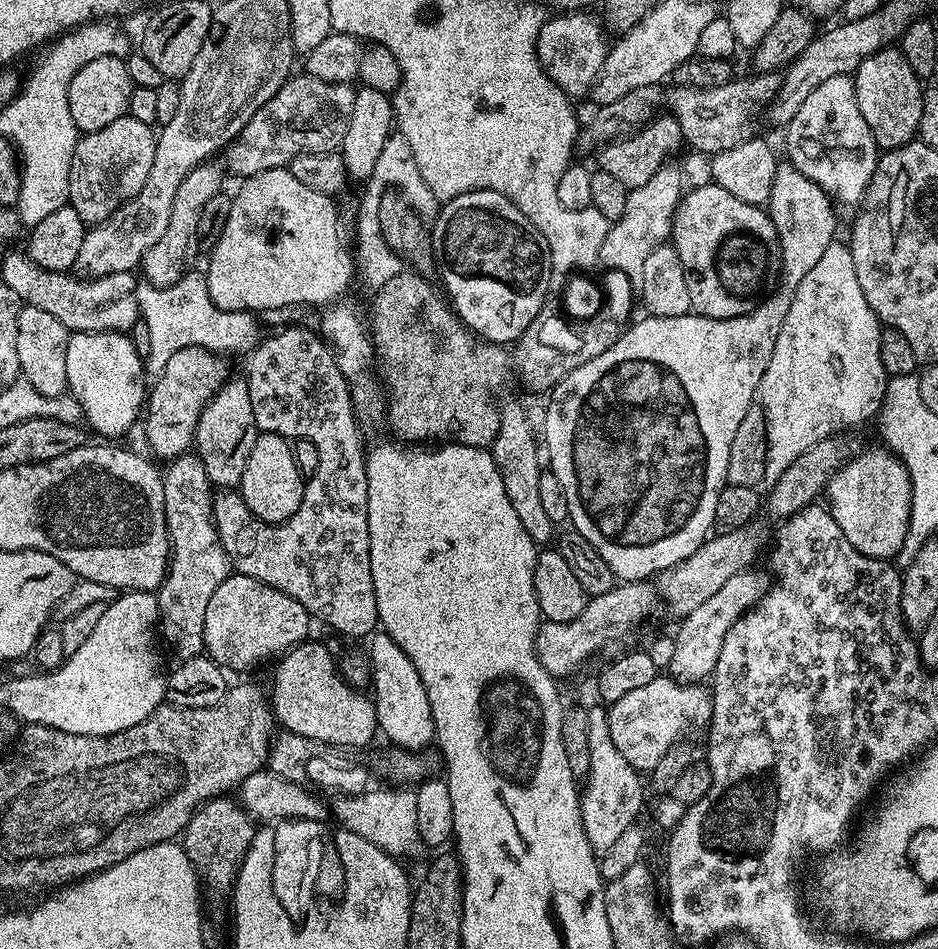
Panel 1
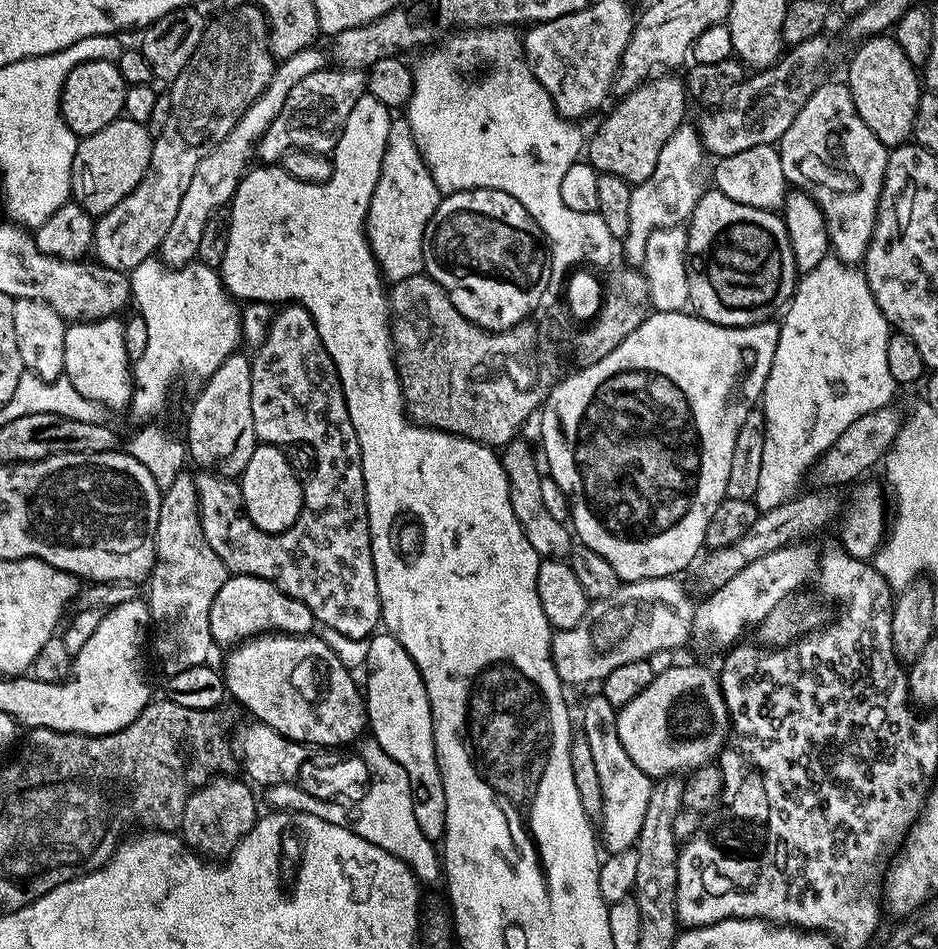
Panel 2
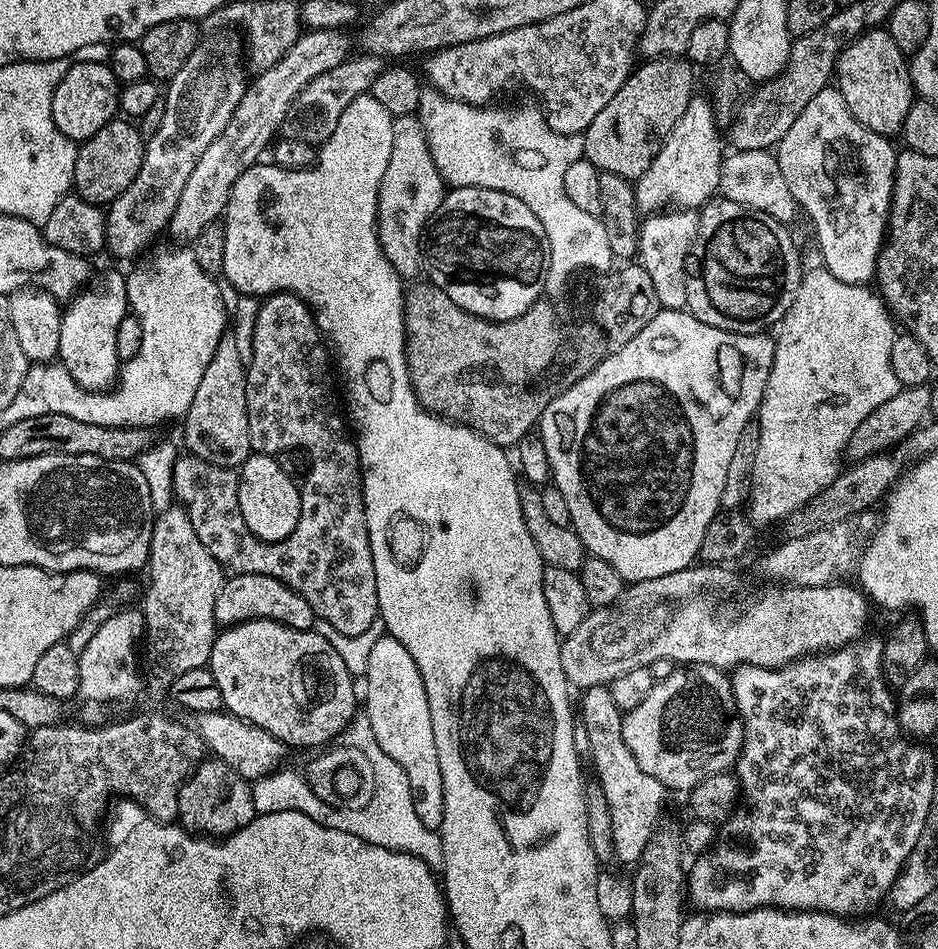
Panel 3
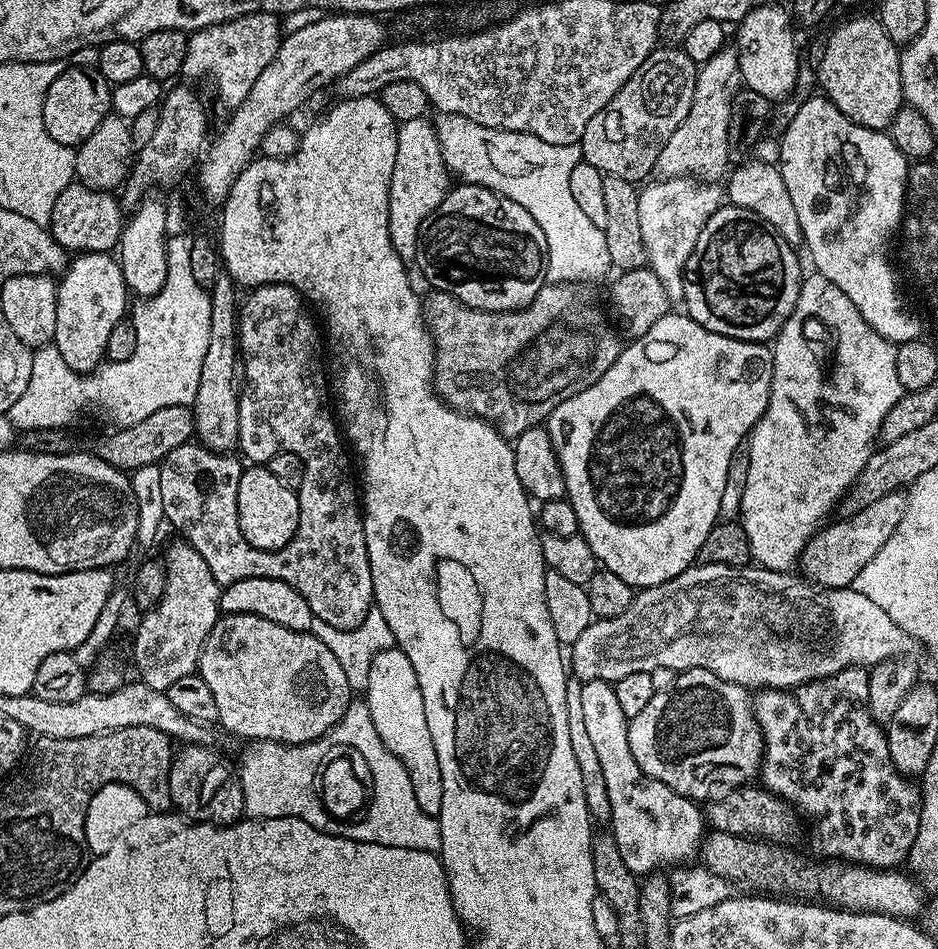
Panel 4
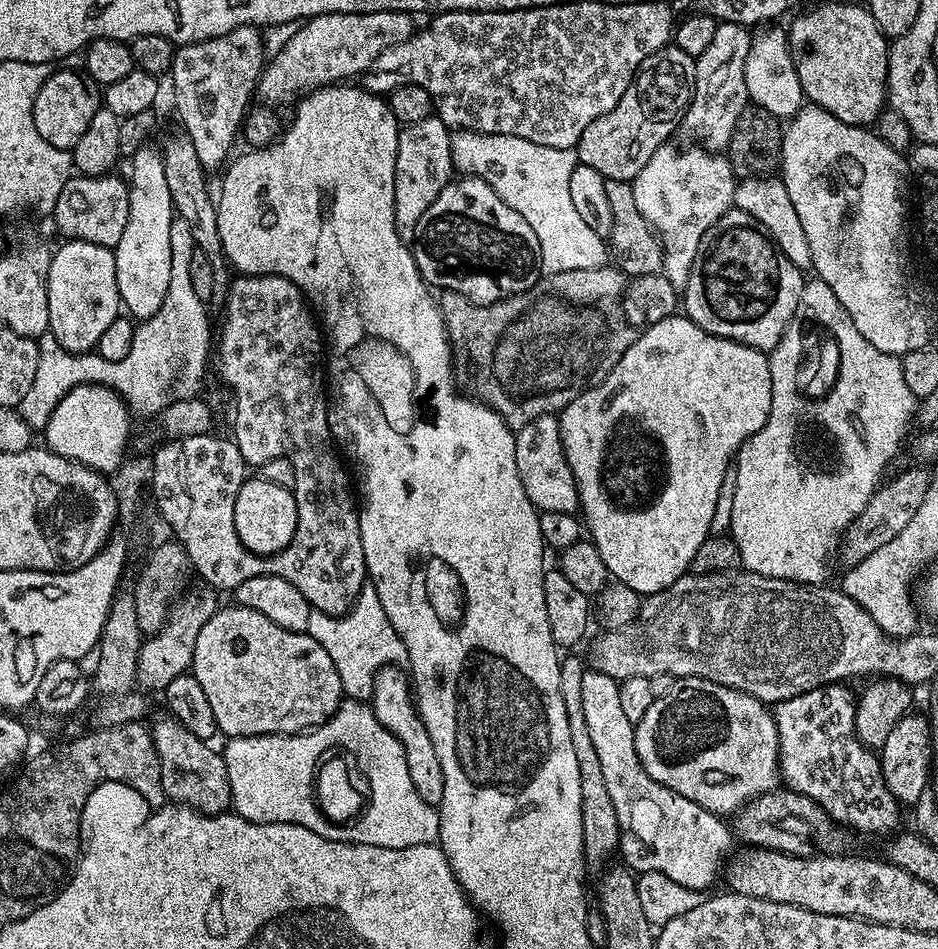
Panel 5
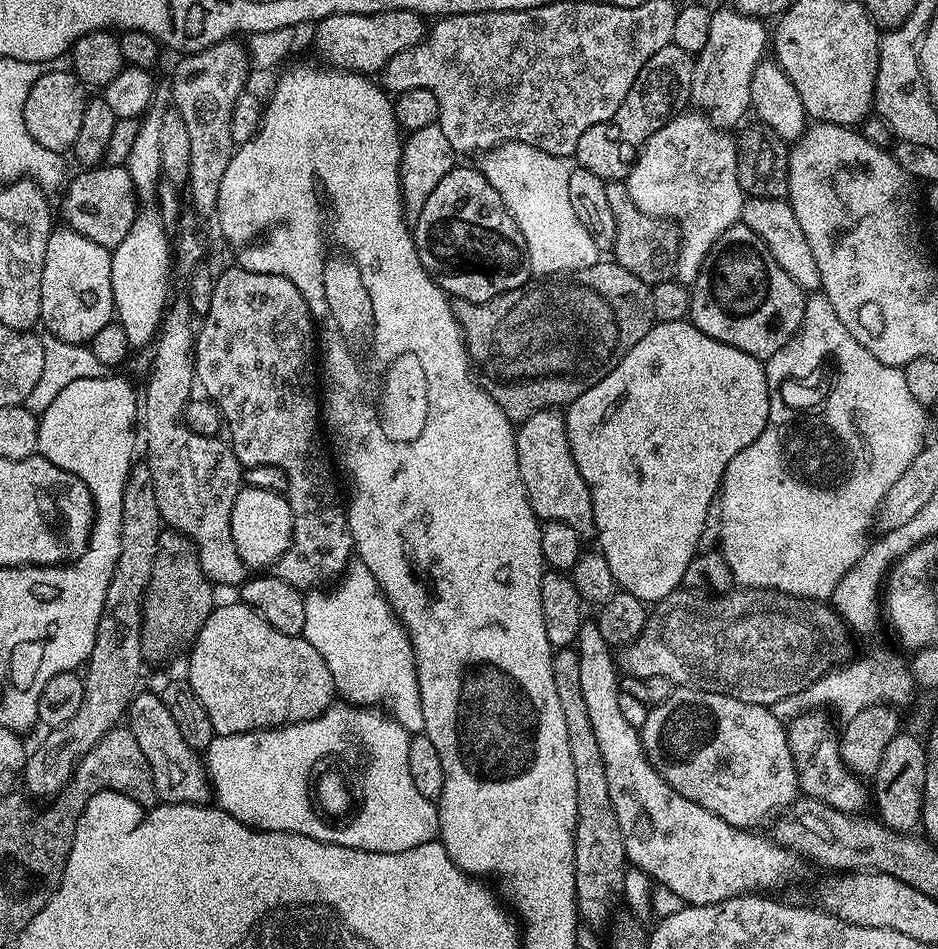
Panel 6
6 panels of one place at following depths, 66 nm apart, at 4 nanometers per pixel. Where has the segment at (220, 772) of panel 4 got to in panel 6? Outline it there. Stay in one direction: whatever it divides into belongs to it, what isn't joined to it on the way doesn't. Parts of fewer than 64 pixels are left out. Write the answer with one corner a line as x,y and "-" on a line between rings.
137,691
128,703
126,727
130,734
134,734
138,746
142,746
142,754
146,754
157,797
166,804
207,805
213,799
213,794
201,753
191,748
186,738
182,738
182,730
178,730
174,718
170,718
170,710
166,710
160,695
155,691
144,691

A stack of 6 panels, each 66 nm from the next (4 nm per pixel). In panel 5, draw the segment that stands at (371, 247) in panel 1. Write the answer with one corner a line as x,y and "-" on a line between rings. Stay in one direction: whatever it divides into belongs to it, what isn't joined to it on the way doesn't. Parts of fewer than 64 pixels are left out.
435,114
427,116
421,122
403,125
400,129
398,154
395,156
395,228
407,244
416,236
418,221
430,208
431,202
451,183
454,174
451,133
451,129

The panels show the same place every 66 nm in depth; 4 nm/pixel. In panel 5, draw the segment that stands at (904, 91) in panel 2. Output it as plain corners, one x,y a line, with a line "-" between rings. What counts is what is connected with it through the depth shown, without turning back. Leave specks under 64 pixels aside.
820,4
804,12
792,28
787,29
788,45
798,70
798,82
802,82
804,98
808,104
816,104
822,110
834,114
847,124
875,125
880,113
885,111
888,98
888,45
889,37
878,30
878,22
860,4

